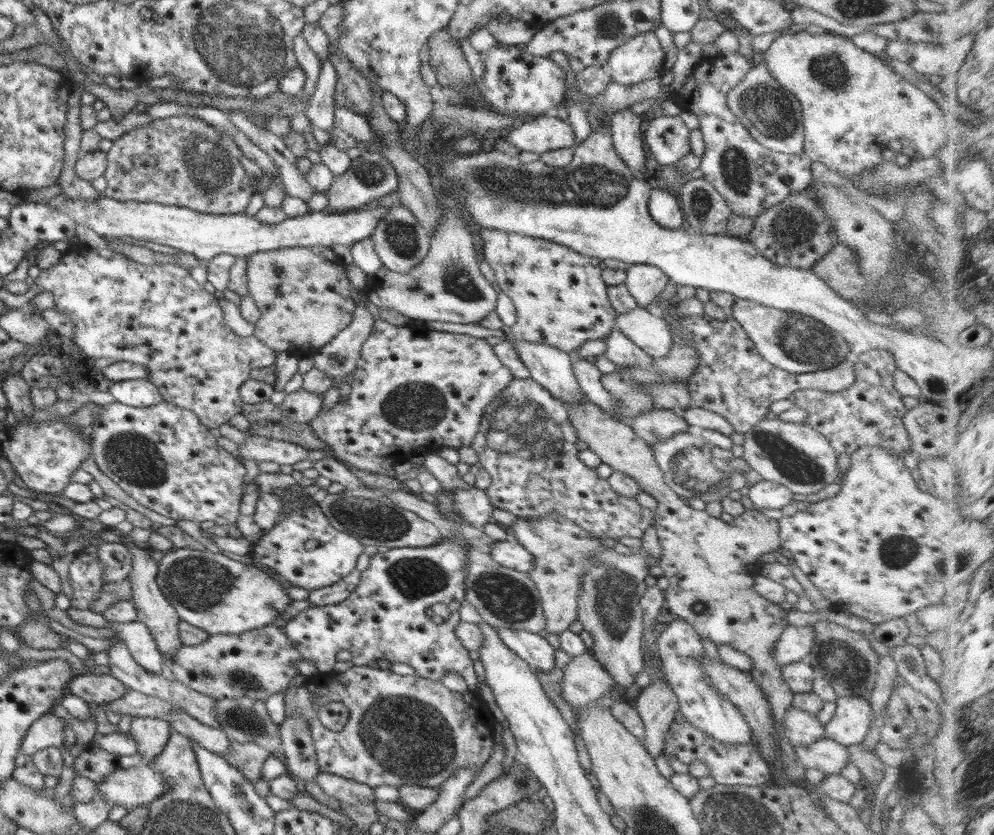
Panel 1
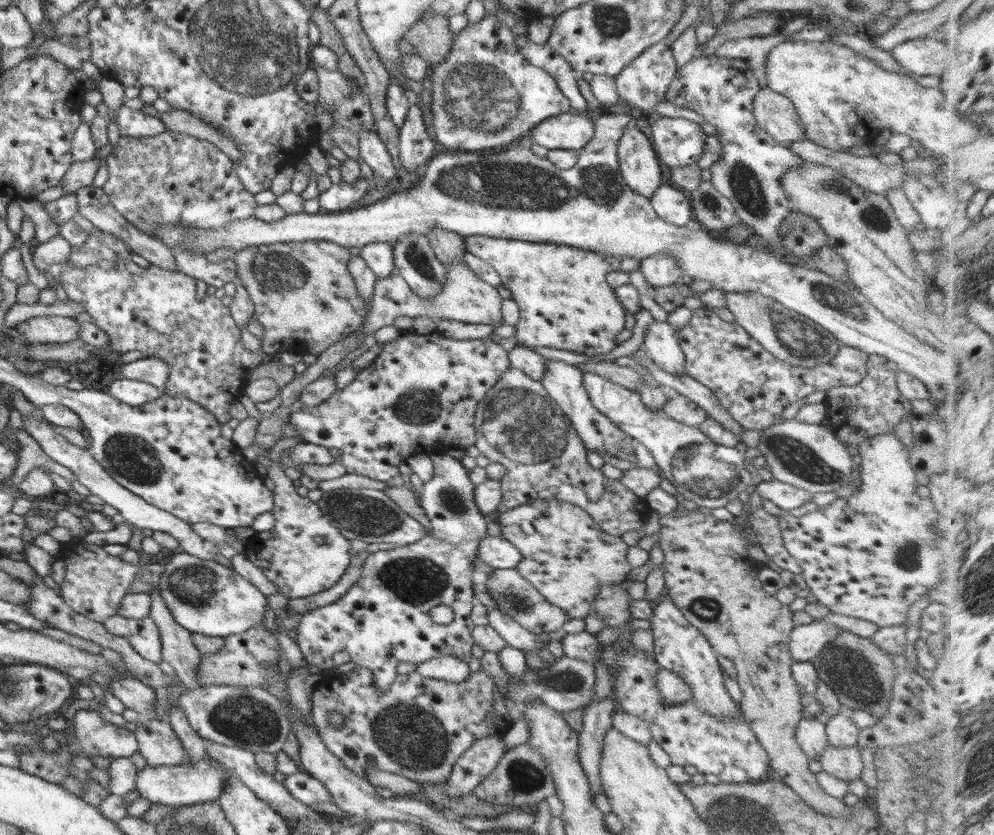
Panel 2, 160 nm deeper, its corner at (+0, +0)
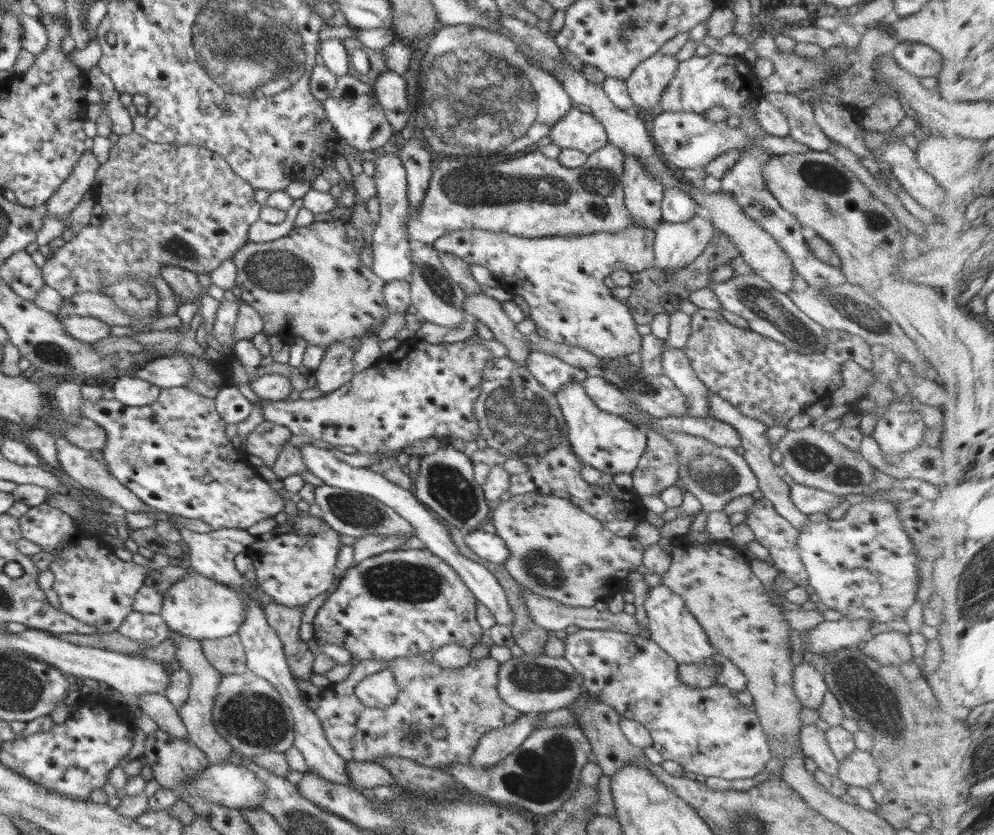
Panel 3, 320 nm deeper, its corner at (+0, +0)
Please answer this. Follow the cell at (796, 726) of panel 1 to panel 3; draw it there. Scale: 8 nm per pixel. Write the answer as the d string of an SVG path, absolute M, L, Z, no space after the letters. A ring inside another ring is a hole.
M814 725L802 726L799 739L802 742L804 756L812 758L822 772L837 776L839 760L830 750L825 732L818 730Z

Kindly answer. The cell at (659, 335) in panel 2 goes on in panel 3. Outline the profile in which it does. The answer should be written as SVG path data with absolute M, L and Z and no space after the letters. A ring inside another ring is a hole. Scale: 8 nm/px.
M663 341L663 369L686 397L687 414L694 418L711 418L709 415L707 386L696 376L683 349L672 348Z

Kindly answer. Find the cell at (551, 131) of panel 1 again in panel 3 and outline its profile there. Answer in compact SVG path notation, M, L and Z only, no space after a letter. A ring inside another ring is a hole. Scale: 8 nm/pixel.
M572 108L550 129L552 143L560 148L575 148L592 154L607 143L603 124L586 109Z

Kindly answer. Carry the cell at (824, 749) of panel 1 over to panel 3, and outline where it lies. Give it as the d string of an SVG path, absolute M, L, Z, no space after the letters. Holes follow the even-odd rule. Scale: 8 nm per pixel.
M855 748L852 754L839 761L837 776L849 786L869 789L880 781L881 772L871 751Z

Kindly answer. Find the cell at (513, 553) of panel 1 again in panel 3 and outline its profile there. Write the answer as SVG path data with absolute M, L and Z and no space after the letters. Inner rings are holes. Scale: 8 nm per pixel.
M481 530L464 534L463 541L483 562L502 565L512 554L502 538Z

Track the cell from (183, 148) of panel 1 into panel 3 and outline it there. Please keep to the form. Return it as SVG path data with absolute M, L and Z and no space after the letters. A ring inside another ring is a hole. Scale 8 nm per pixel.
M132 131L130 134L116 136L113 146L109 151L108 160L99 165L95 176L96 182L89 190L93 196L93 201L100 203L105 210L105 219L101 225L84 225L84 228L78 231L77 236L70 242L56 243L54 252L41 268L41 273L45 285L37 292L33 303L42 309L59 314L64 305L64 298L70 298L78 292L96 292L101 290L101 286L120 282L131 276L138 276L142 286L148 286L154 282L157 274L161 272L163 266L179 266L198 274L210 274L216 267L220 266L225 260L233 257L233 254L240 251L242 246L248 242L248 230L250 226L259 219L262 209L260 203L254 199L255 189L248 184L241 176L238 176L227 163L227 160L216 152L212 152L203 146L194 146L192 144L166 144L155 143L146 137Z

